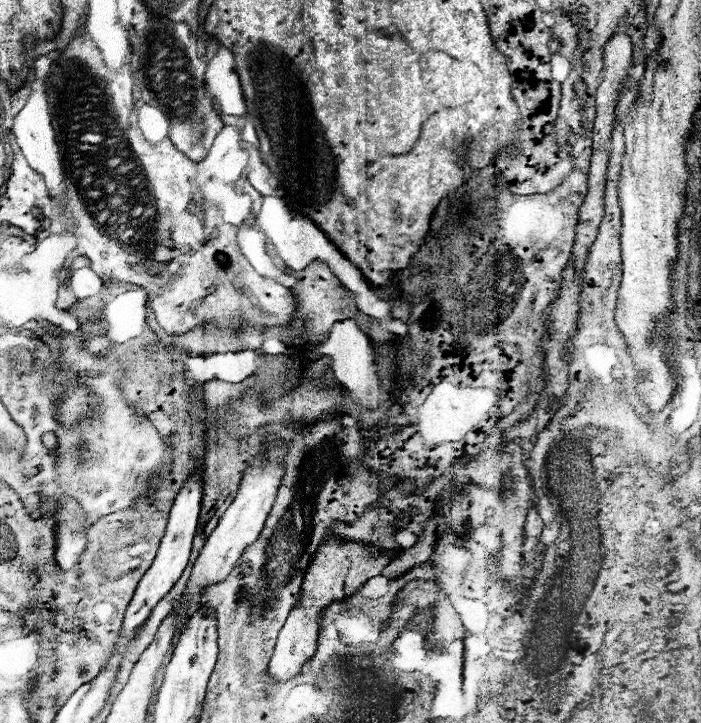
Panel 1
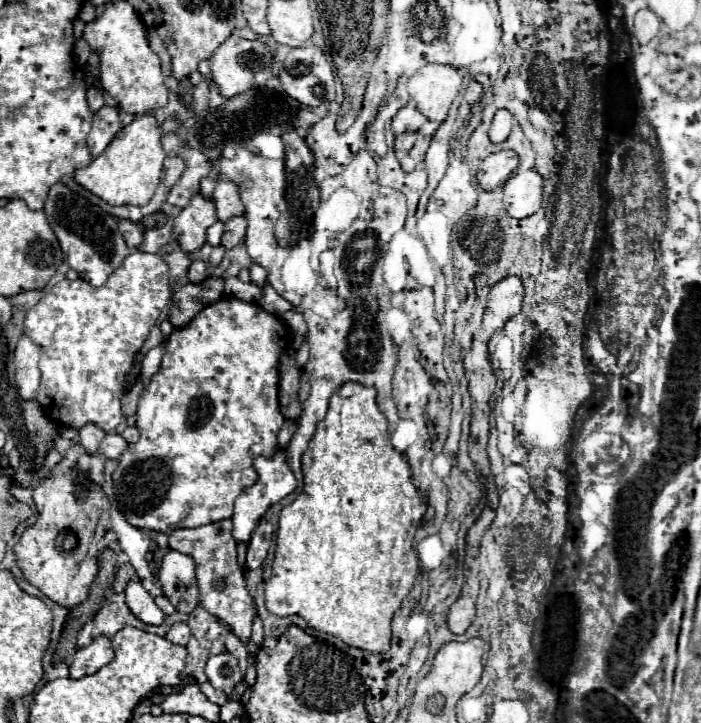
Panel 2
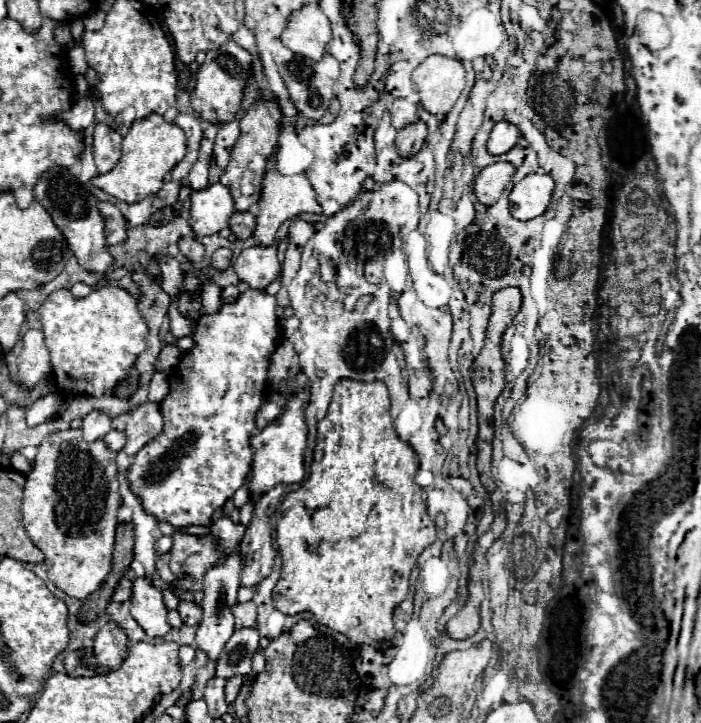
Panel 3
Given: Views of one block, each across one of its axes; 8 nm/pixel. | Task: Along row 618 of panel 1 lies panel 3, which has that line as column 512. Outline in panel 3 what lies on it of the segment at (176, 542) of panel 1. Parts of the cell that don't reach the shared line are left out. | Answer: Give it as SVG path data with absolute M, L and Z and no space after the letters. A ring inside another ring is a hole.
M498 122L488 138L488 152L498 156L508 152L520 138L520 130L510 122Z

